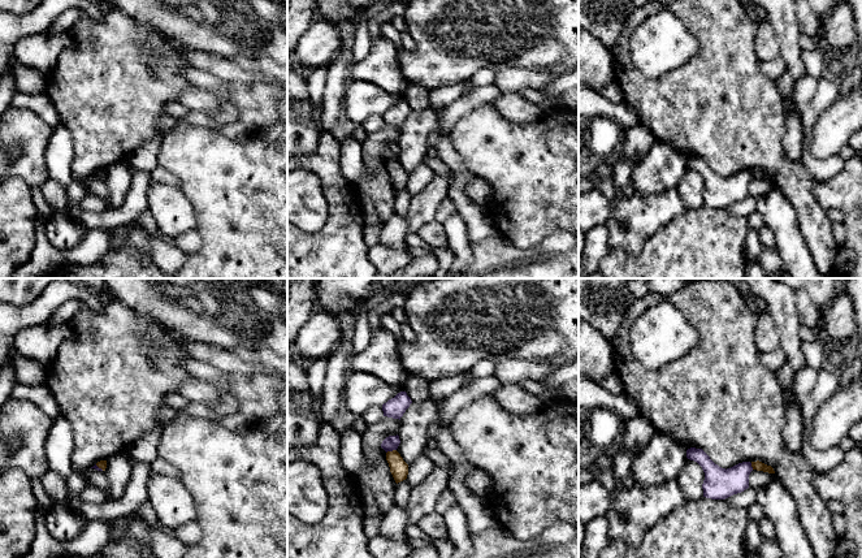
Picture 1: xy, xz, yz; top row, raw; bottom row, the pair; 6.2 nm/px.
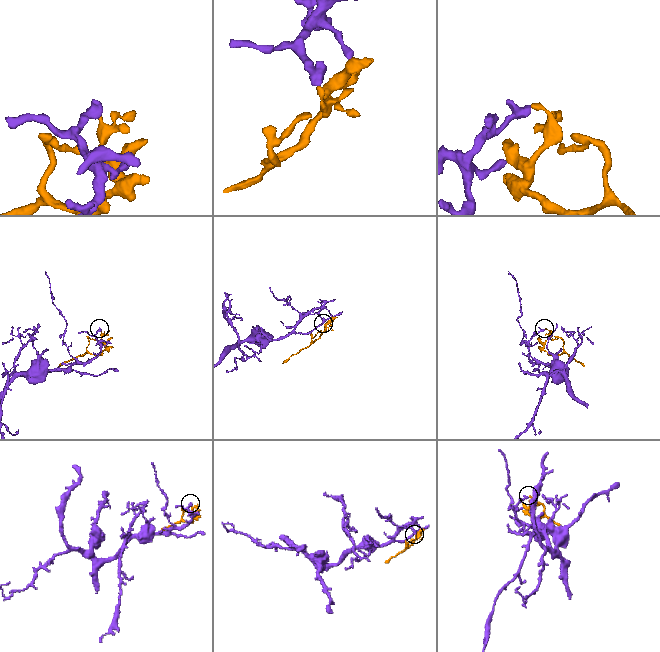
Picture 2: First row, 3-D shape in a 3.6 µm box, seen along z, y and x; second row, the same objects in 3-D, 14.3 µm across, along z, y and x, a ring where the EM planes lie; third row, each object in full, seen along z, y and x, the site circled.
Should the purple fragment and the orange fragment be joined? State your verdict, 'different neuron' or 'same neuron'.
different neuron

